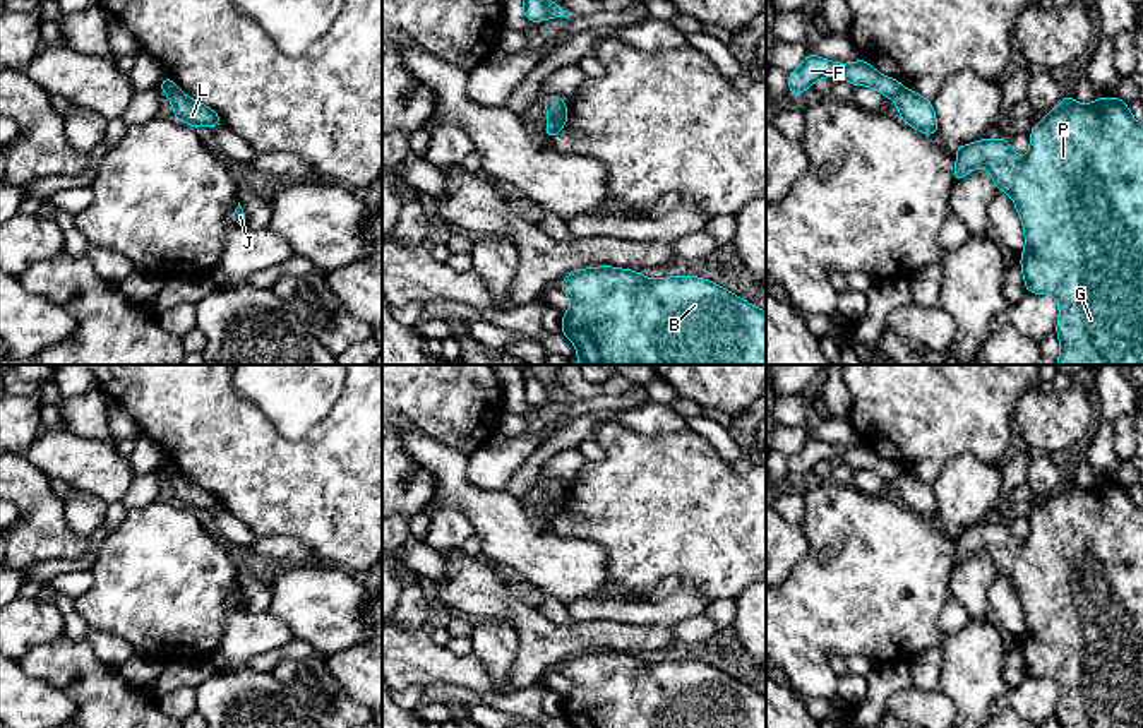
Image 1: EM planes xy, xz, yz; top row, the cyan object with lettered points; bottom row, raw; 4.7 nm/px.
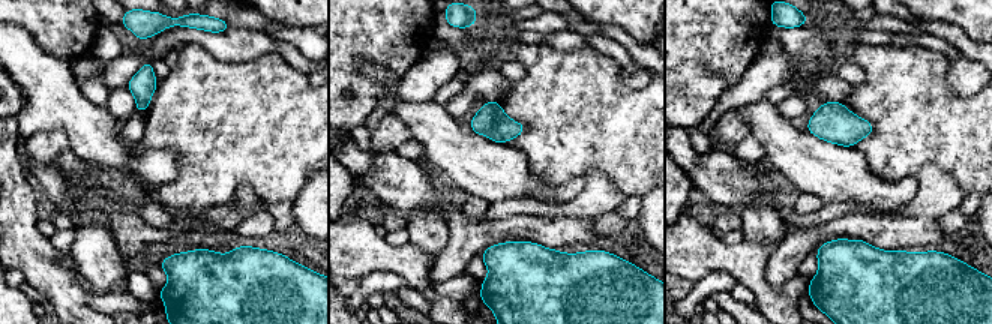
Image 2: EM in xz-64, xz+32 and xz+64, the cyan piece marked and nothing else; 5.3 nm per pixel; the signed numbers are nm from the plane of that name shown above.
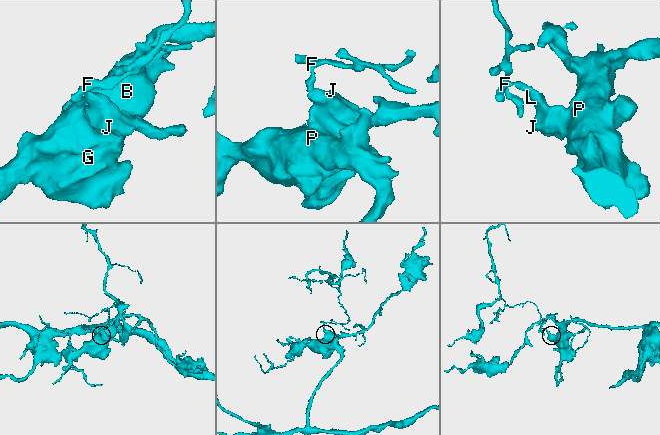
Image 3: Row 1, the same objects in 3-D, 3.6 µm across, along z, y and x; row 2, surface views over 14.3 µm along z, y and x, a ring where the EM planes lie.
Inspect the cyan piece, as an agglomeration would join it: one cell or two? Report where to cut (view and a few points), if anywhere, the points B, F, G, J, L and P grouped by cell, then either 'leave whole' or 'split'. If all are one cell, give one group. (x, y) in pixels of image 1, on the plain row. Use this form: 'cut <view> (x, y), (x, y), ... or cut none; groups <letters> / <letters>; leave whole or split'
cut xz (566, 490), (552, 501); groups B G J L P / F; split

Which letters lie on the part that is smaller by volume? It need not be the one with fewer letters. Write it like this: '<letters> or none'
F

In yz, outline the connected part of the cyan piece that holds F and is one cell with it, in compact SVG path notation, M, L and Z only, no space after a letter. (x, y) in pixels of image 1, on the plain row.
M807 435L802 451L788 457L788 474L800 480L817 462L833 461L835 457L847 462L852 469L874 471L888 483L903 473L901 466L893 461L881 459L865 444L857 444L853 447L835 447Z

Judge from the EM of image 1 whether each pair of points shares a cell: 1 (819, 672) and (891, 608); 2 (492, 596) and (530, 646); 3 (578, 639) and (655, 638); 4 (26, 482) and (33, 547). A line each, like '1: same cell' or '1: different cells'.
1: same cell
2: same cell
3: same cell
4: same cell

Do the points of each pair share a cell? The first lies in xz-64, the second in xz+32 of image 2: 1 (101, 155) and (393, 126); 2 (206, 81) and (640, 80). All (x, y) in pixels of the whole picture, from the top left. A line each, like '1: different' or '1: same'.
1: different
2: different

